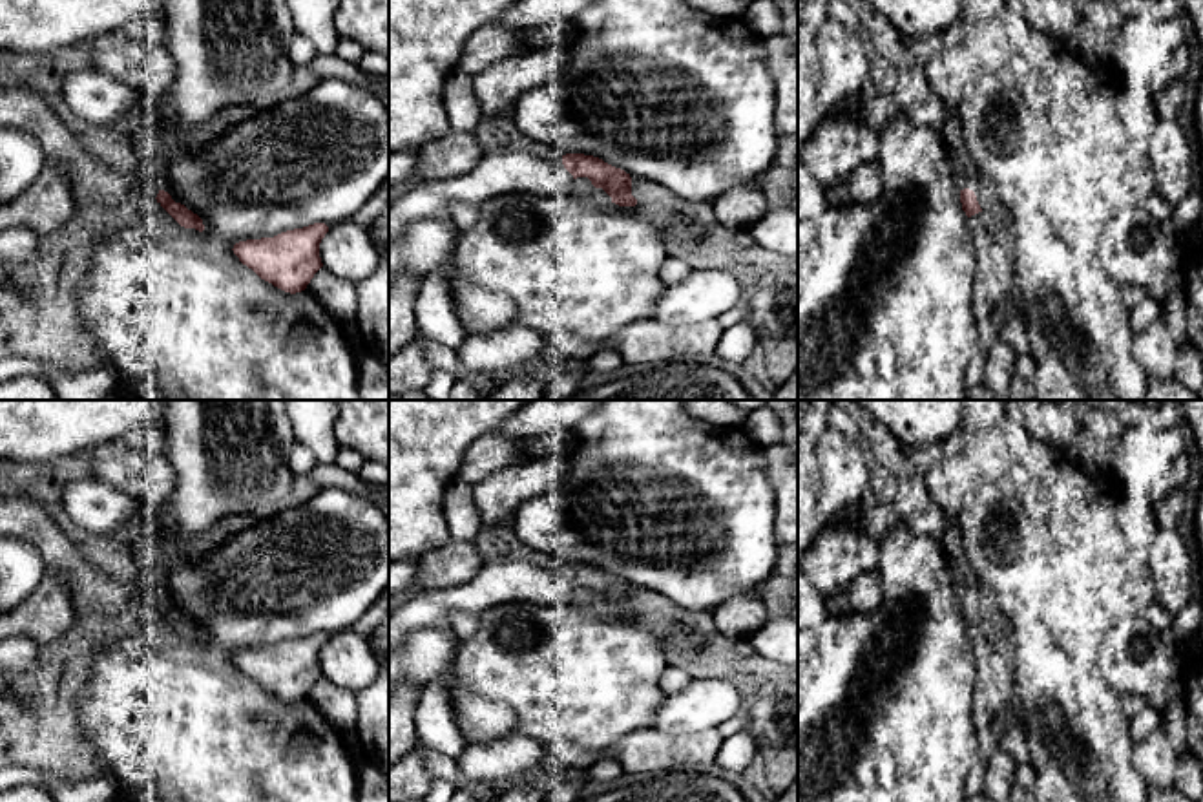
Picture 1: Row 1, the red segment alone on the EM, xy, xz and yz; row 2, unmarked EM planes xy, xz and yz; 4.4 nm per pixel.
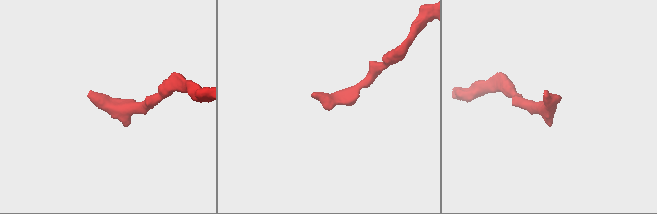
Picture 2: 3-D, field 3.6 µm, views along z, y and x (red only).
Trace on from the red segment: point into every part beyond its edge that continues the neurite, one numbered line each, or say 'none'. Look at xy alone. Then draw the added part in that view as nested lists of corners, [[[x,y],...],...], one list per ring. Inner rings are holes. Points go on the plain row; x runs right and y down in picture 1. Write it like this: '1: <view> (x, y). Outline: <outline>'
1: xy (92, 592). Outline: [[[31,497],[0,499],[0,539],[22,539],[37,548],[44,574],[58,572],[68,581],[75,612],[84,612],[95,621],[124,612],[133,599],[144,601],[150,610],[161,599],[161,590],[146,577],[119,583],[88,565],[46,506]]]

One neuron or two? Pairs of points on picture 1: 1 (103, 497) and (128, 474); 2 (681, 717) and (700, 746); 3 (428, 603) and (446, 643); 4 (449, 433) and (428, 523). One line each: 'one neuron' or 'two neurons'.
1: two neurons
2: two neurons
3: two neurons
4: one neuron

